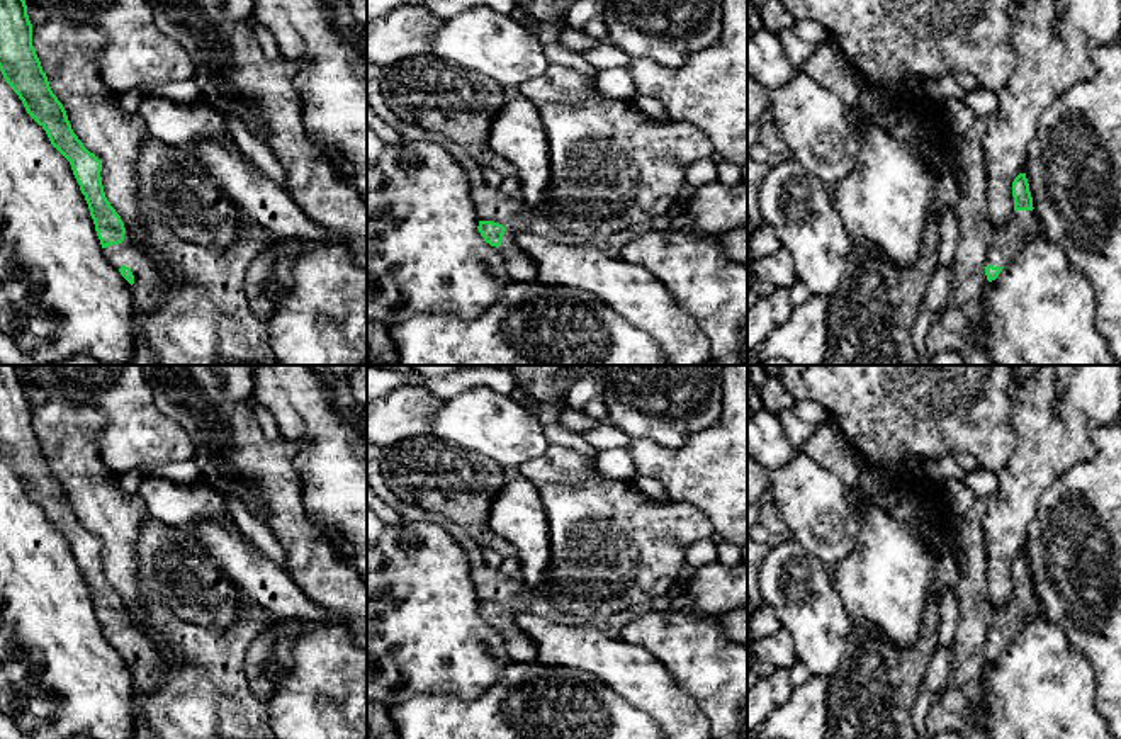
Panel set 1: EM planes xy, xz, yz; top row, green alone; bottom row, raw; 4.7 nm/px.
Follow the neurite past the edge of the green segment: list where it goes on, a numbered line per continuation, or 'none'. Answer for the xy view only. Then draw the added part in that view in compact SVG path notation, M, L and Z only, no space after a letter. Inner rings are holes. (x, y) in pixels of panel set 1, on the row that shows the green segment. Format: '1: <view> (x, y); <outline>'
1: xy (146, 293); M129 233L124 234L122 243L102 250L115 268L122 265L131 268L134 275L132 304L136 311L144 313L155 307L163 296L160 287L161 275L155 268L151 258L132 245Z

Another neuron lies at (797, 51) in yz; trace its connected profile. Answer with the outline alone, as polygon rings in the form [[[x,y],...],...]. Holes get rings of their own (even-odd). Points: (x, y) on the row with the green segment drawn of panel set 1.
[[[781,29],[776,34],[790,65],[802,70],[812,53],[812,44],[800,39],[793,29]]]

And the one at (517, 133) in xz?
[[[506,90],[508,102],[494,117],[489,144],[493,151],[516,166],[520,199],[537,207],[547,192],[550,177],[550,148],[538,105]]]

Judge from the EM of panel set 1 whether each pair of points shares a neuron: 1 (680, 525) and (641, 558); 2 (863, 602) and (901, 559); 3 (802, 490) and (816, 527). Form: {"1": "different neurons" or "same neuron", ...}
{"1": "same neuron", "2": "same neuron", "3": "same neuron"}

